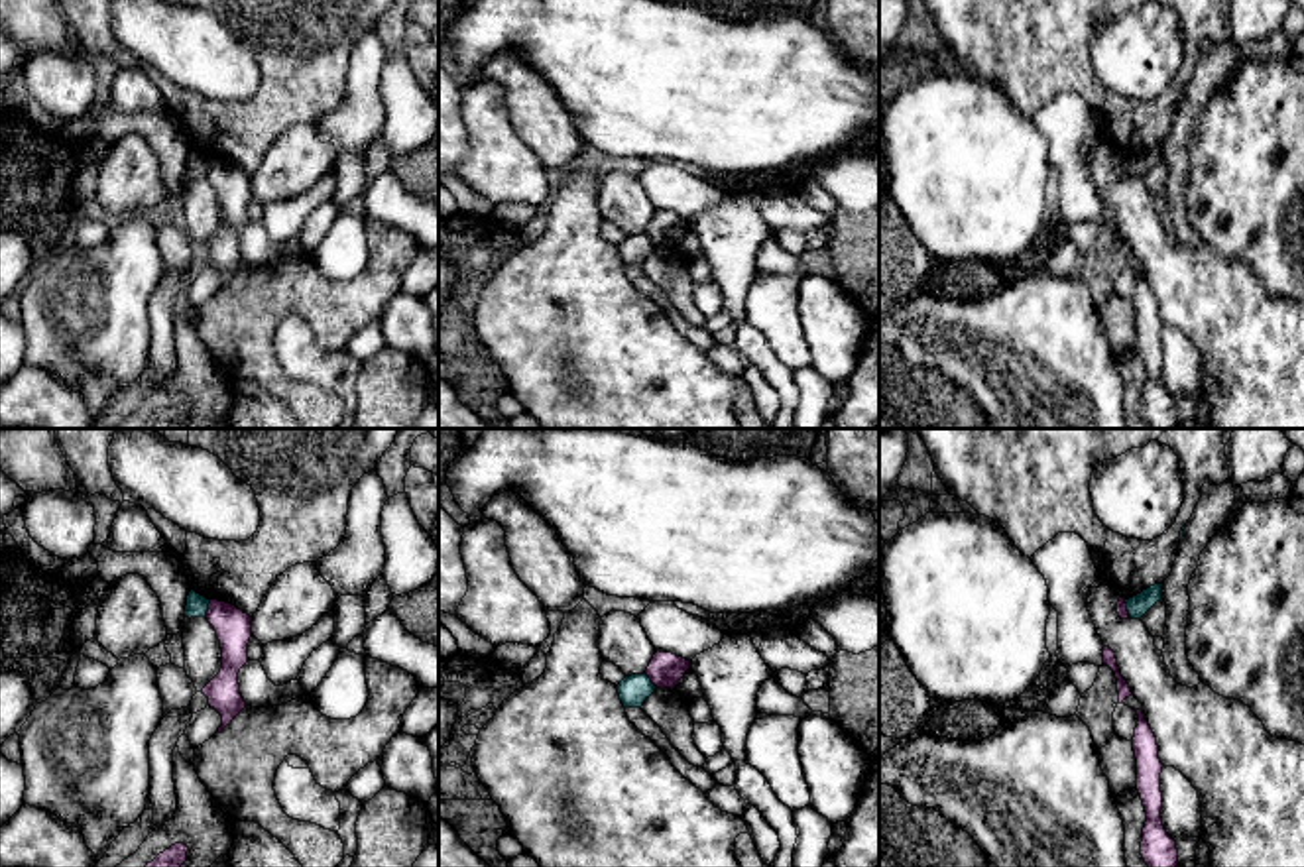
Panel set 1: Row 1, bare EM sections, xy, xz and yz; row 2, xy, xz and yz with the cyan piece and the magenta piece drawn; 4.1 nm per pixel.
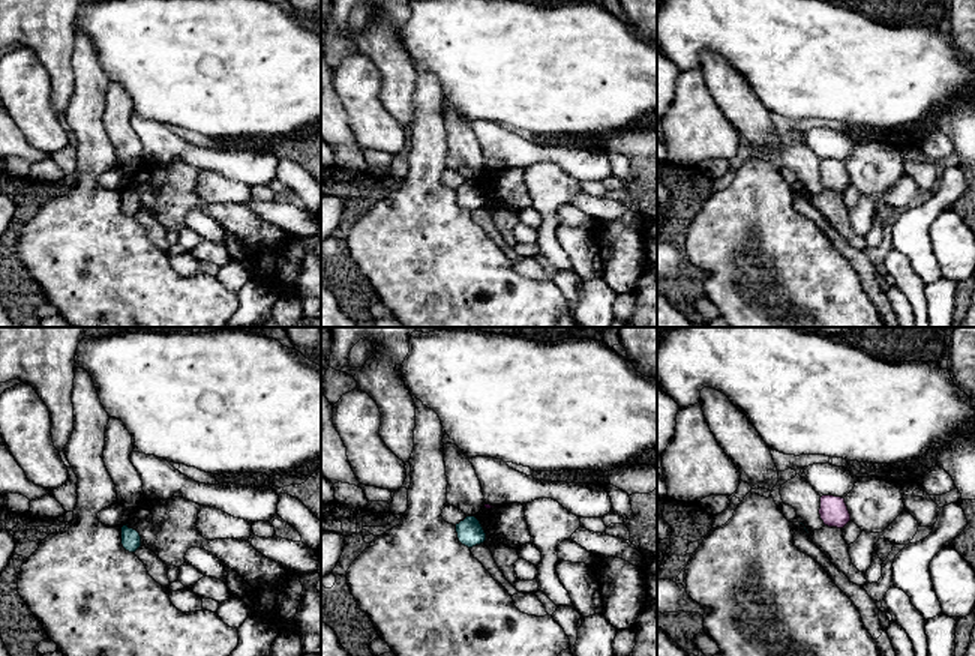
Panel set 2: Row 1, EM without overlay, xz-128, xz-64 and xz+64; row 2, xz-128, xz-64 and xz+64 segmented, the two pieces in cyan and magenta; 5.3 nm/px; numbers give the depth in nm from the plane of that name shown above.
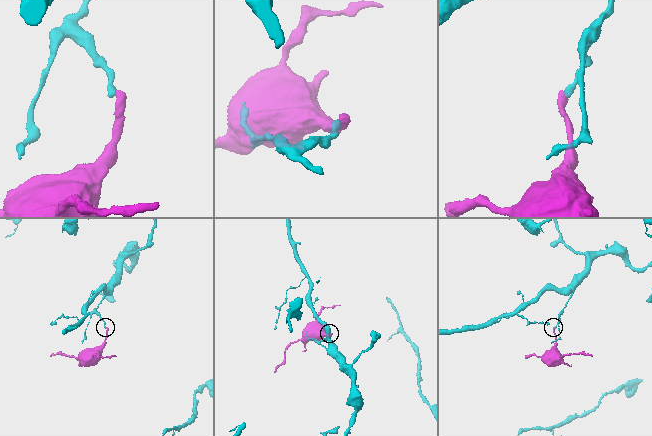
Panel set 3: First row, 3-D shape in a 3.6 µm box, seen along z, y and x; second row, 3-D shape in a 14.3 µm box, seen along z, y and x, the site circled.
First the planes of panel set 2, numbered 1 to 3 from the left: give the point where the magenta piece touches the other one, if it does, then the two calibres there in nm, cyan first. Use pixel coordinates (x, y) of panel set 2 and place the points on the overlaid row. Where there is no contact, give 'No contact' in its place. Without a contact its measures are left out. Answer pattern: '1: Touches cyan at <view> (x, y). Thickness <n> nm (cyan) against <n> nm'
1: No contact
2: No contact
3: No contact

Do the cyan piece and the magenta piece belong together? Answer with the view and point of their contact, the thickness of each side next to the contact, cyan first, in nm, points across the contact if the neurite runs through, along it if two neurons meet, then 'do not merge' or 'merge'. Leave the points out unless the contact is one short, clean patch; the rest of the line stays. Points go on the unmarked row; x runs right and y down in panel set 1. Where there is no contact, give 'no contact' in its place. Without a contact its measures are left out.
xy (207, 168) | 90/150 nm | along xy (211, 160), (205, 175) | do not merge

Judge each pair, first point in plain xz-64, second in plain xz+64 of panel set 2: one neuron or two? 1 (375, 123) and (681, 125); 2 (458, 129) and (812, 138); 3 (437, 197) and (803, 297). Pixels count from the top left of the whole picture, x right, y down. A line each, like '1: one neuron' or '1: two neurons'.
1: one neuron
2: two neurons
3: one neuron

